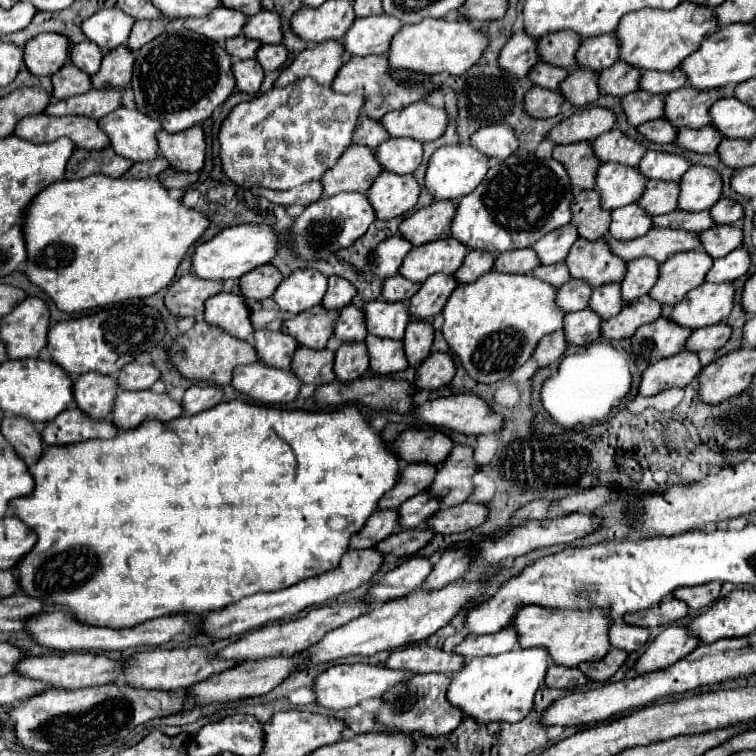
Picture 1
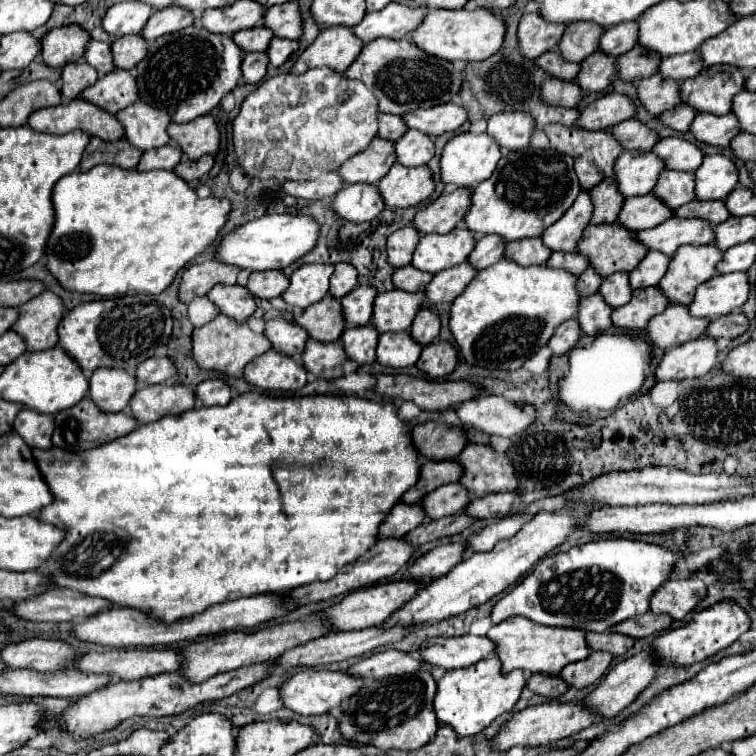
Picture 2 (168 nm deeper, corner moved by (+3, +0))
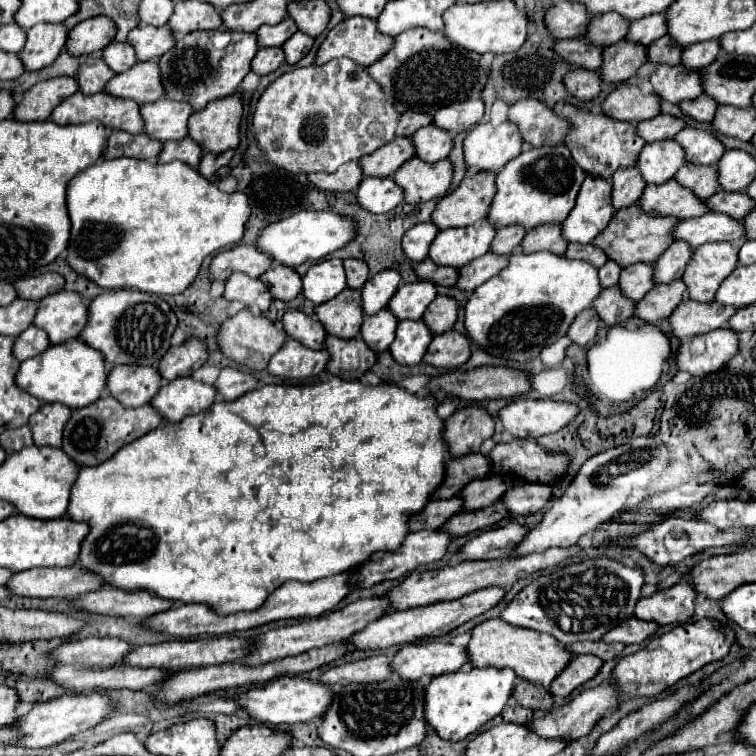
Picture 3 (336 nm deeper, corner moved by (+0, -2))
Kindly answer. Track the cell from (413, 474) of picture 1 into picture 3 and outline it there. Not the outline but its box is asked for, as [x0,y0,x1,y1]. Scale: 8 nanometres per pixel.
[435,454,493,498]

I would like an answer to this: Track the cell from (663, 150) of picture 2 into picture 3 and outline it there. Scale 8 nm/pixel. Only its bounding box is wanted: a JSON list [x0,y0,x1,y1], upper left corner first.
[675,128,725,164]

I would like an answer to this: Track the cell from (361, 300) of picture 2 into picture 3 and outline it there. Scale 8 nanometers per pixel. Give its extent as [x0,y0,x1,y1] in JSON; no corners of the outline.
[363,270,401,314]

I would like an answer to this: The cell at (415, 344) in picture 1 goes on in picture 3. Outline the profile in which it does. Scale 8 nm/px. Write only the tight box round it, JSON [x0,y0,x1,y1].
[423,296,459,334]

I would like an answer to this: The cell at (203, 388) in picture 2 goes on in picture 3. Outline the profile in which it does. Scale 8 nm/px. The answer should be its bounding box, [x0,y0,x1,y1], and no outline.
[215,368,257,400]

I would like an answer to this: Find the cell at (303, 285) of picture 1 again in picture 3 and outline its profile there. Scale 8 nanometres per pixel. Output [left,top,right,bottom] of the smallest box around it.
[303,258,347,304]

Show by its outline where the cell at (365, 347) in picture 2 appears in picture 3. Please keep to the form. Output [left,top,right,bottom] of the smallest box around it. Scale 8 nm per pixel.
[361,308,399,352]

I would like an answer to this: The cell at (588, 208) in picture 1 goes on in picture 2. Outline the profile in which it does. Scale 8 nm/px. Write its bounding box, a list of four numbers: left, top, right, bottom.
[588,178,624,224]

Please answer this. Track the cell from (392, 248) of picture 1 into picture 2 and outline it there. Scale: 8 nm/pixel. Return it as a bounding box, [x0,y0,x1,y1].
[386,226,420,268]

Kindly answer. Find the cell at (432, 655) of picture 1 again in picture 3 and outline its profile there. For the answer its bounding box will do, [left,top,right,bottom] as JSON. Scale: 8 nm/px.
[319,656,393,686]

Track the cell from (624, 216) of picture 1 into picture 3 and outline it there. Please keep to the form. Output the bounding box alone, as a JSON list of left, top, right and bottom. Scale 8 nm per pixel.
[639,178,709,220]

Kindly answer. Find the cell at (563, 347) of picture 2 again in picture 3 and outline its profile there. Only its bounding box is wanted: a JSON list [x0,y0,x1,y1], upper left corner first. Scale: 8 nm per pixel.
[569,308,601,346]

